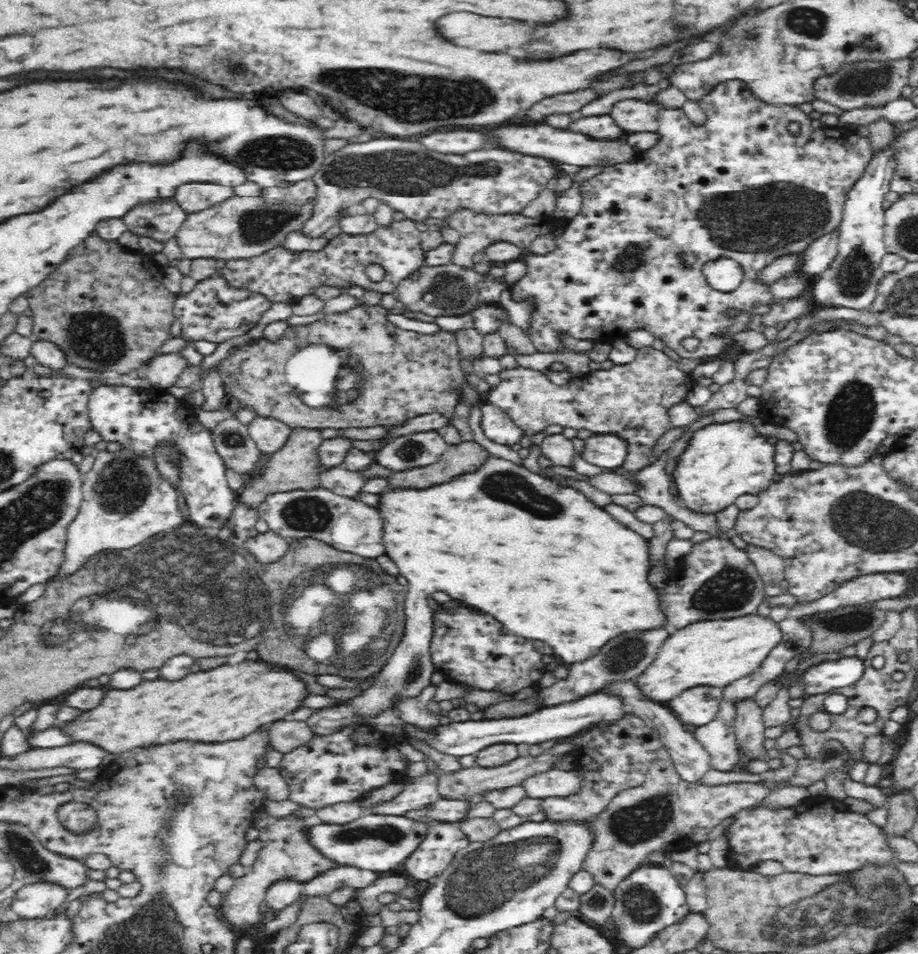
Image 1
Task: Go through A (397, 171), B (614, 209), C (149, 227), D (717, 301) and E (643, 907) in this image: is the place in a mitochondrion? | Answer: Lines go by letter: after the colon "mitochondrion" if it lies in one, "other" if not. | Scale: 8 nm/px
A: mitochondrion
B: other
C: other
D: other
E: mitochondrion

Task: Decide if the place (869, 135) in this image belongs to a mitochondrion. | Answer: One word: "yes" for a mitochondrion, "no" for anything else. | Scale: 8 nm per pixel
no

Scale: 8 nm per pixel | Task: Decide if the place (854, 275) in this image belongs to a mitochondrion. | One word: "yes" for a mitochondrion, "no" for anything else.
yes

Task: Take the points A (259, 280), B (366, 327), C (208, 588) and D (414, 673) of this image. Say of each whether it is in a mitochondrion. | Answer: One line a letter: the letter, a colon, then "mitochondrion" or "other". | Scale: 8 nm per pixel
A: other
B: other
C: mitochondrion
D: mitochondrion

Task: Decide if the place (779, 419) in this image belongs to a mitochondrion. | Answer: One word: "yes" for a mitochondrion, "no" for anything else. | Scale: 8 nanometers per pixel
no

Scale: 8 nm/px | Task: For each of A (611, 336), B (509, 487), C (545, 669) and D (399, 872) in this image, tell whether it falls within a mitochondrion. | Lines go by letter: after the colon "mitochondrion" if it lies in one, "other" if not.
A: other
B: mitochondrion
C: other
D: other

